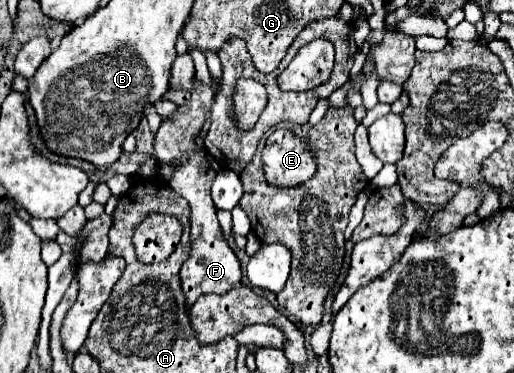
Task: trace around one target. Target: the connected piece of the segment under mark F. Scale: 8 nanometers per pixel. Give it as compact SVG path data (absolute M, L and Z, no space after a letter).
M194 78L194 88L190 92L190 100L182 106L178 106L166 120L162 120L156 136L154 136L154 156L160 164L172 164L174 174L168 180L168 186L188 200L190 204L190 258L180 268L180 280L182 290L186 296L188 306L192 306L202 294L224 294L236 284L240 284L242 270L236 254L228 246L228 242L222 236L216 208L210 198L210 188L216 176L216 170L206 160L206 148L204 148L204 136L206 128L210 126L210 104L214 100L214 86L218 86L218 80L212 78L212 84L202 84L198 78Z

